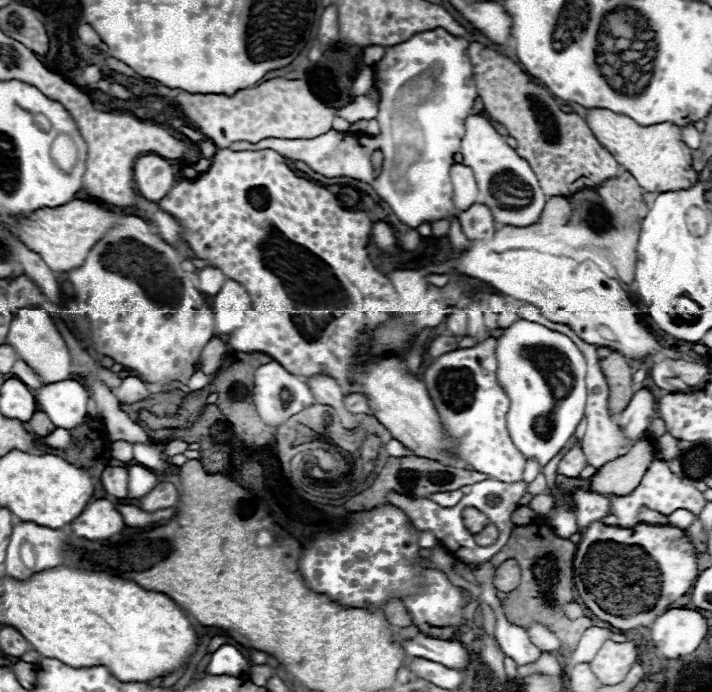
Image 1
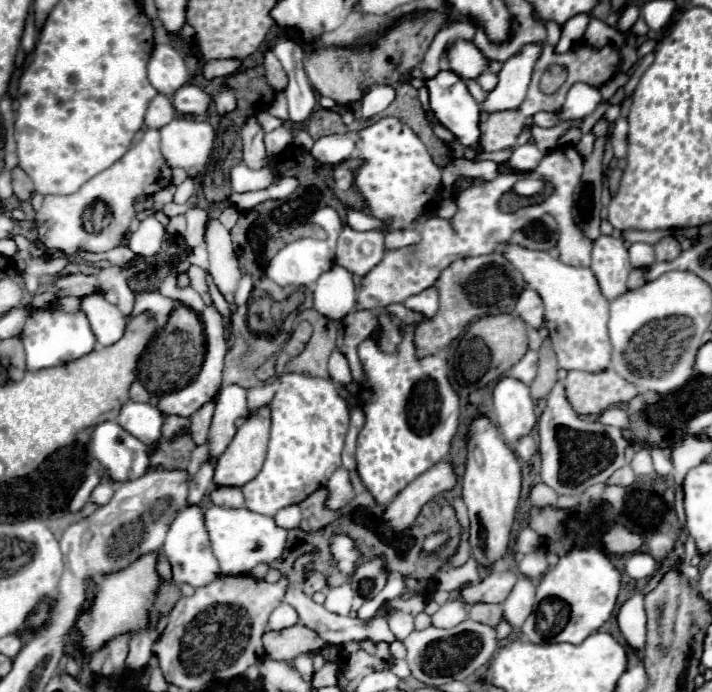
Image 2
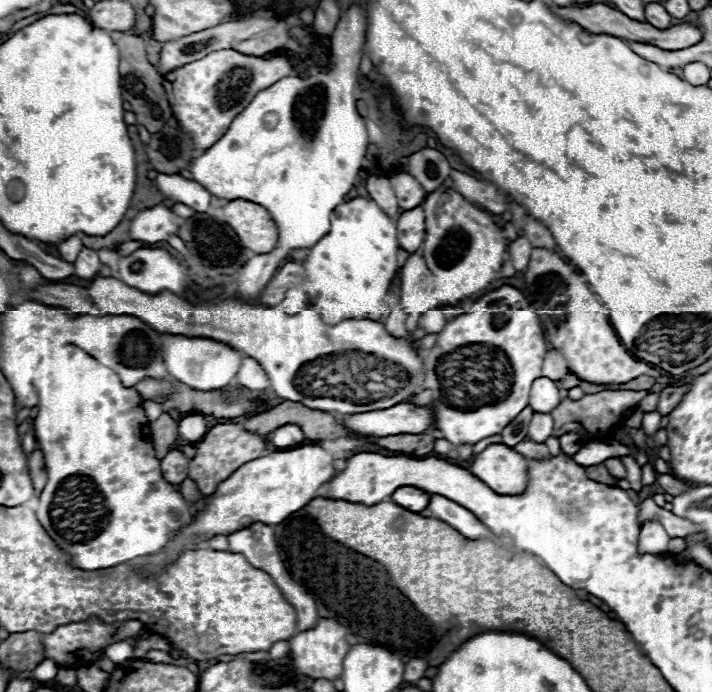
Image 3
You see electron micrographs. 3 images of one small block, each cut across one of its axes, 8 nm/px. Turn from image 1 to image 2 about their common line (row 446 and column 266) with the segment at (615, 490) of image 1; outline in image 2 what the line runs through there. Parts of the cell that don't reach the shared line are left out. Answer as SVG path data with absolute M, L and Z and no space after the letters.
M294 624L284 630L270 630L262 636L266 654L272 660L294 660L298 654L316 652L316 668L324 666L320 648L326 644L314 630L308 630L304 624Z

